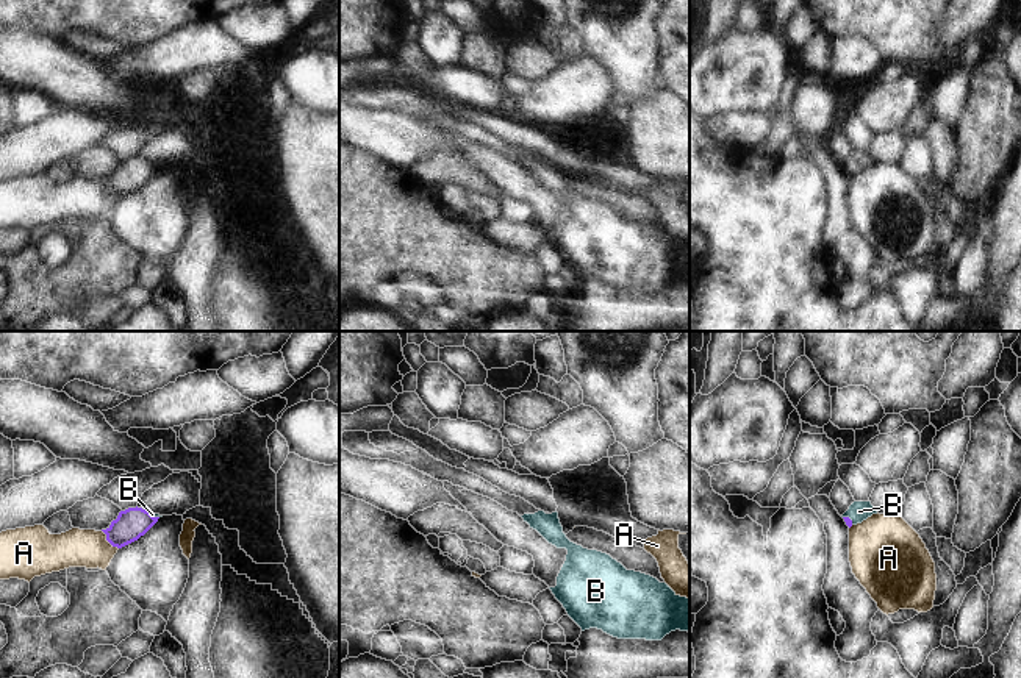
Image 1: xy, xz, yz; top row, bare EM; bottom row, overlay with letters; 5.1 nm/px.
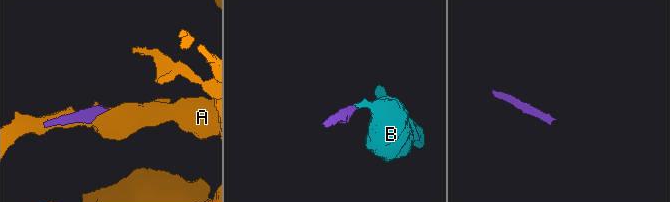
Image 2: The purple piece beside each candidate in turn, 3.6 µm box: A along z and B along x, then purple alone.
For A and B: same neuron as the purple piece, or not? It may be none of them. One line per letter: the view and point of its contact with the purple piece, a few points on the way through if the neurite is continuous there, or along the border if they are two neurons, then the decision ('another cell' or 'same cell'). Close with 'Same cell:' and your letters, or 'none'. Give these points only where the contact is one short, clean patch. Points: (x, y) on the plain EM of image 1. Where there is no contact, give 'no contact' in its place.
A: meets purple in xy at (108, 191); another cell
B: meets purple in yz at (849, 169); runs through yz (848, 171), (849, 169), (859, 161); same cell
Same cell: B

